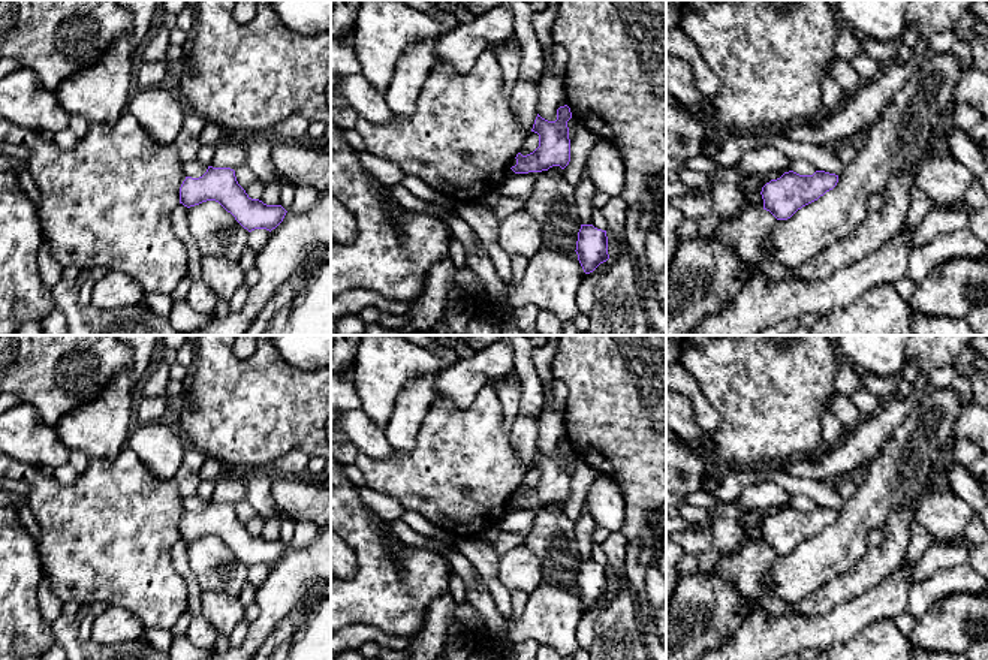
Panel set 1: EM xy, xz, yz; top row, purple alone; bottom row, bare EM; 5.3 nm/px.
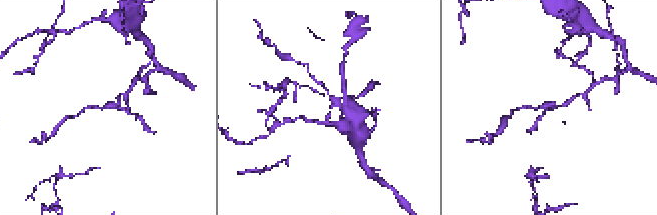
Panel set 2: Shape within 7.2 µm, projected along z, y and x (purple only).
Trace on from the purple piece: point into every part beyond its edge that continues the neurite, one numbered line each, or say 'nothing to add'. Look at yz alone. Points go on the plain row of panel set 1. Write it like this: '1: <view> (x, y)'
nothing to add

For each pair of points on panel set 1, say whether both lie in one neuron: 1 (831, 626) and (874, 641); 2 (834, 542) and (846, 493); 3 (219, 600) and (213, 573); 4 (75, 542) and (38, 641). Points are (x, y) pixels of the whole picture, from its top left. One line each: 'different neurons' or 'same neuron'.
1: different neurons
2: different neurons
3: different neurons
4: different neurons

